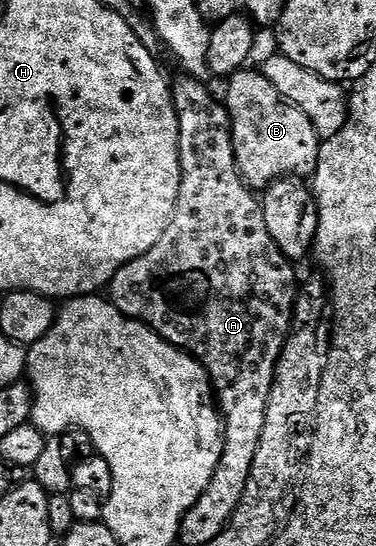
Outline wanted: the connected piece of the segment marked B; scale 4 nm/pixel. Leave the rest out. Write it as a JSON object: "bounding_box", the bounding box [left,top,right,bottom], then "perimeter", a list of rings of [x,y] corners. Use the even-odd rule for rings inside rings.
{"bounding_box":[225,68,321,192],"perimeter":[[[244,68],[230,75],[225,105],[231,117],[235,159],[247,185],[262,192],[282,178],[306,179],[319,163],[321,139],[309,116],[287,102],[258,69]]]}

